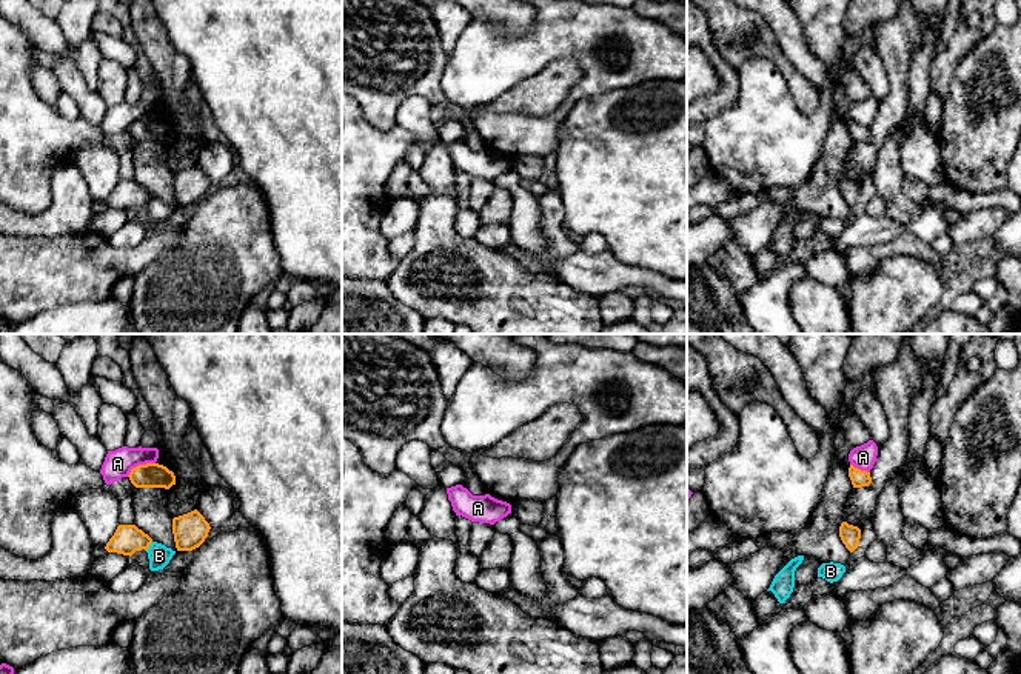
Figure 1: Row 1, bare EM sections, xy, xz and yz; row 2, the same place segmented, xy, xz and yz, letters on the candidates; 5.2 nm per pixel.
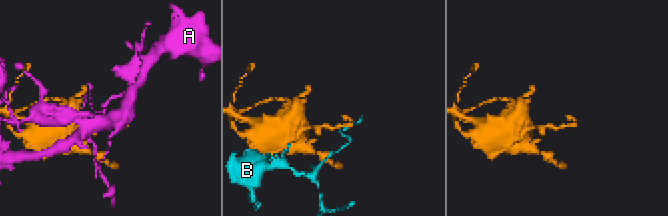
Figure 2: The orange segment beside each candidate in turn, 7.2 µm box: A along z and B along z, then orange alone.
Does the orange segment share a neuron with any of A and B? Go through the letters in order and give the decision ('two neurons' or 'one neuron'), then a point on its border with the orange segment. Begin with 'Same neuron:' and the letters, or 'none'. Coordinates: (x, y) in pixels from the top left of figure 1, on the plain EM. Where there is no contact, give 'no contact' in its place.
Same neuron: none
A: two neurons | xy (139, 120)
B: two neurons | xy (148, 202)

